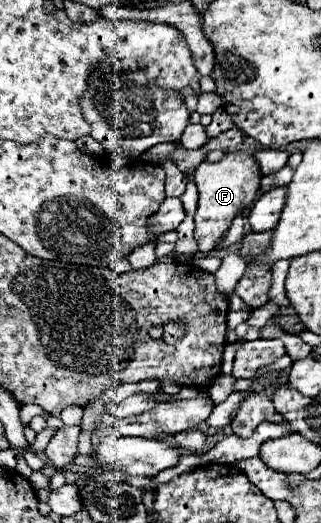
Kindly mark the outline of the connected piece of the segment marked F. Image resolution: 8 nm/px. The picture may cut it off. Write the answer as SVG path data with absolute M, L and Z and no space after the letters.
M227 152L219 162L203 162L195 170L195 182L199 186L199 206L195 212L195 240L199 244L199 254L209 254L221 236L229 230L233 218L249 208L261 190L259 162L247 152Z

